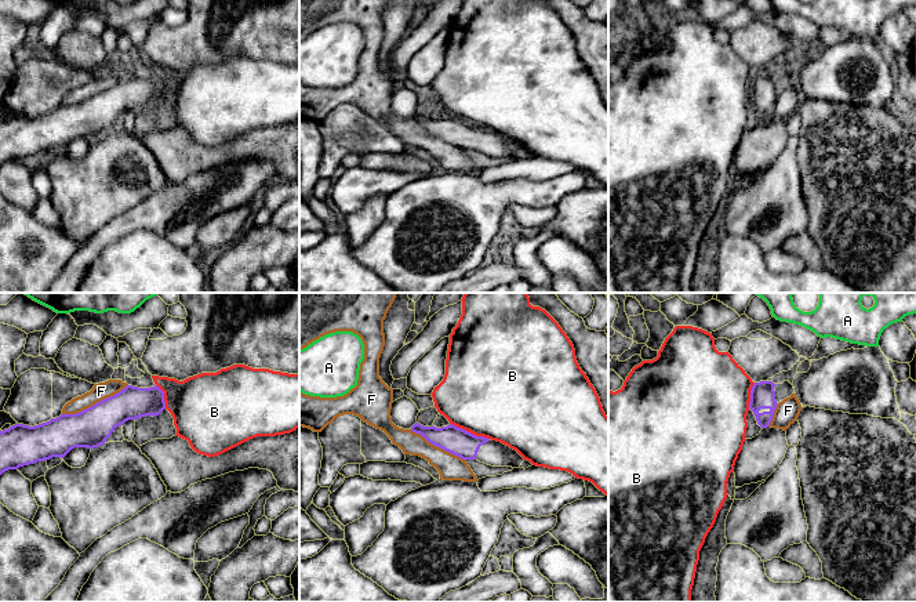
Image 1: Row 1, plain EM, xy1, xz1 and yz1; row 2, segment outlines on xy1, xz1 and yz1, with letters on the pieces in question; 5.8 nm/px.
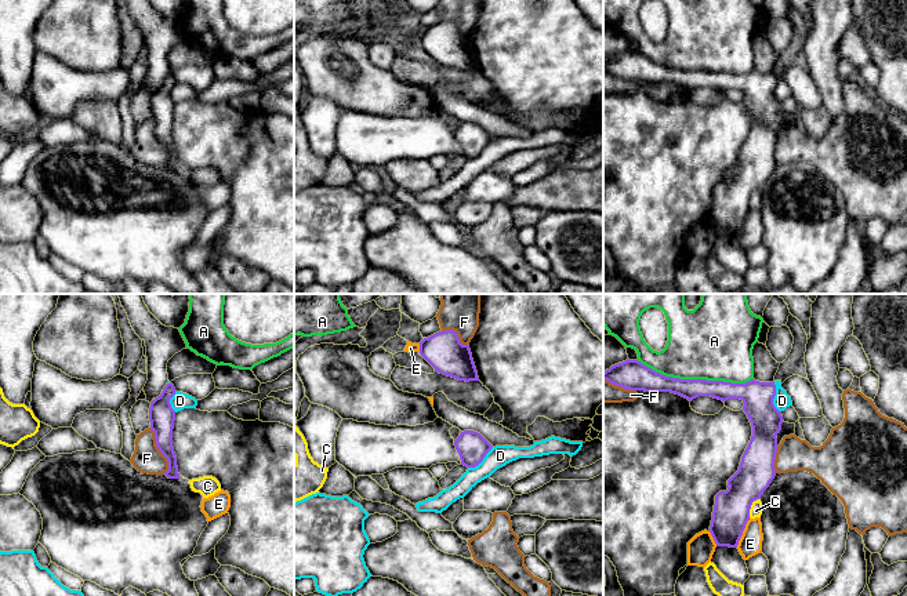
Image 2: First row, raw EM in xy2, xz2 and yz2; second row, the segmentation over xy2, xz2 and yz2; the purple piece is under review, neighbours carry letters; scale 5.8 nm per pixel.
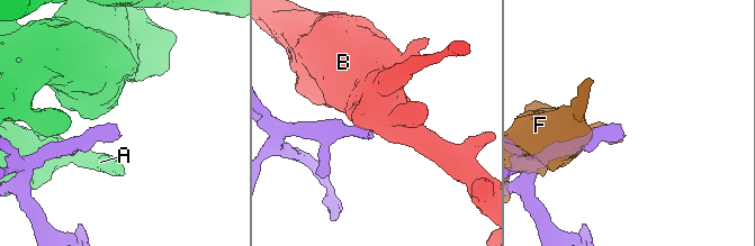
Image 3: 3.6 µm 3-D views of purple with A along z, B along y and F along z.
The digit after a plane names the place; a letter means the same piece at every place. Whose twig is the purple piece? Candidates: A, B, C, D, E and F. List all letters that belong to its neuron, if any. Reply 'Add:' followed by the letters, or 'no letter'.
Add: no letter

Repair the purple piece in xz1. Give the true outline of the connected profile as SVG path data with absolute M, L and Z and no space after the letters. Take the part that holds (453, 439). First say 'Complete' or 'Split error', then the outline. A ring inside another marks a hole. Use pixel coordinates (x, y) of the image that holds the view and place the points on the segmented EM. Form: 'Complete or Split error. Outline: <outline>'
Split error. Outline: M415 423L411 431L422 435L429 443L437 446L462 460L477 460L491 467L520 468L524 458L509 446L476 436L452 424L441 428L424 427Z

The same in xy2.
Complete. Outline: M170 382L164 386L162 395L150 403L149 421L150 429L155 432L156 446L168 461L168 479L181 477L177 466L177 457L173 447L173 429L175 411L171 408L170 399L175 395L175 388Z

